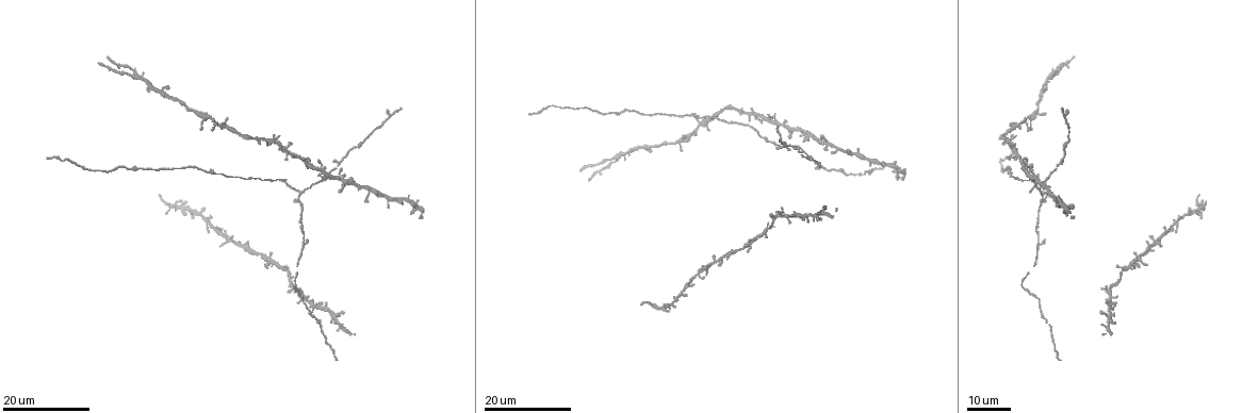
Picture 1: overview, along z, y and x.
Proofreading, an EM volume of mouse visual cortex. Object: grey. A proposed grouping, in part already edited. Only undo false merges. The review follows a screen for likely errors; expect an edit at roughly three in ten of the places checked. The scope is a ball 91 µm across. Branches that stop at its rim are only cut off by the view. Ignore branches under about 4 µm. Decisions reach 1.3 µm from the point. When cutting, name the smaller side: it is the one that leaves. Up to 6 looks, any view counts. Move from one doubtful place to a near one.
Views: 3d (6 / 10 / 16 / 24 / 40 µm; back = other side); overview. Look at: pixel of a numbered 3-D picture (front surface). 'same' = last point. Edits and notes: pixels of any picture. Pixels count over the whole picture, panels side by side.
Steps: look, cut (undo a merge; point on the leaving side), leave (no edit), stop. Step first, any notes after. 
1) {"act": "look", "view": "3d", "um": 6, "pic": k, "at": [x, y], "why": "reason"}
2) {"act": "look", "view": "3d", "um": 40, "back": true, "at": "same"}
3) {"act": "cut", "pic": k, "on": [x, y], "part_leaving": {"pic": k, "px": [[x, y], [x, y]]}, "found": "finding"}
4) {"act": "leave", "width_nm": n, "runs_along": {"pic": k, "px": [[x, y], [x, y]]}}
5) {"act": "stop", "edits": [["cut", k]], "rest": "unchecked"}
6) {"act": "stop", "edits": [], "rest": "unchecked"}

{"act": "look", "view": "3d", "um": 24, "pic": 1, "at": [301, 193], "why": "branch point"}

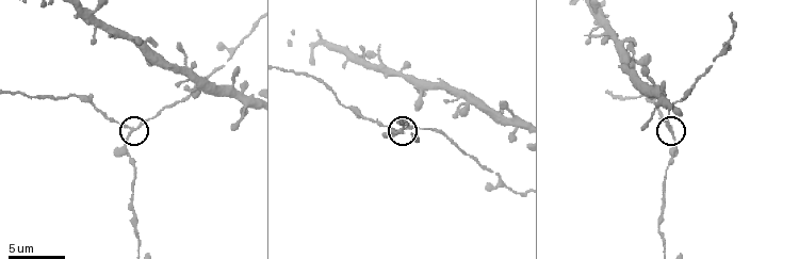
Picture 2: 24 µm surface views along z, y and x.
{"act": "look", "view": "3d", "um": 10, "pic": 2, "at": [671, 130], "why": "zoom in"}

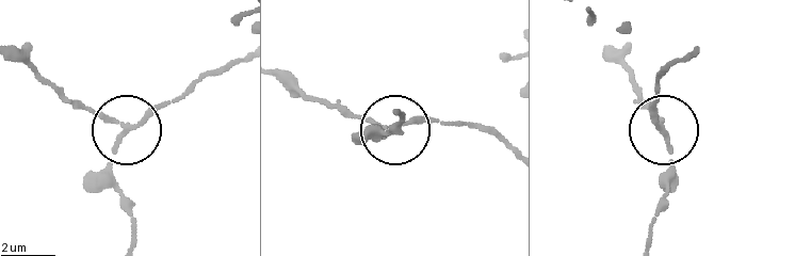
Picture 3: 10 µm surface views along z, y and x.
{"act": "leave", "width_nm": 160, "runs_along": {"pic": 3, "px": [[130, 244], [112, 169], [120, 127], [70, 101]]}, "found": "continuous, no second neuron"}

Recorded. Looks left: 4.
{"act": "look", "view": "3d", "um": 10, "pic": 2, "at": [207, 81]}

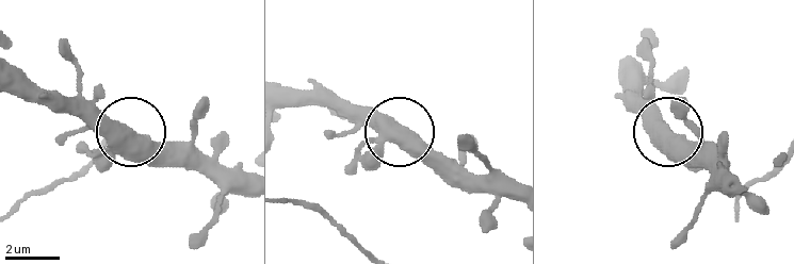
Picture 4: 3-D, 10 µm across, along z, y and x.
{"act": "leave", "found": "continuous, no second neuron"}

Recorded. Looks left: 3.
{"act": "look", "view": "3d", "um": 10, "pic": 2, "at": [445, 137], "why": "side arm on a straight run"}

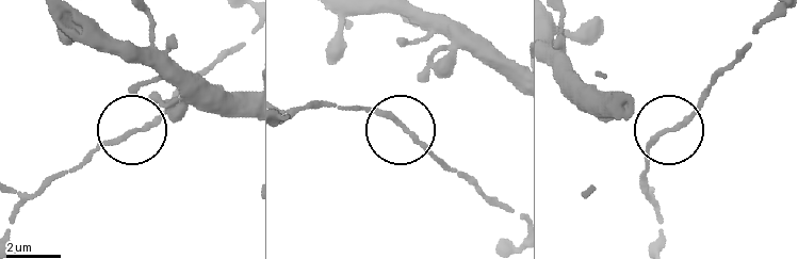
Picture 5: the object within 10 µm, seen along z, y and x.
{"act": "look", "view": "3d", "um": 10, "back": true, "pic": 5, "at": [664, 130]}

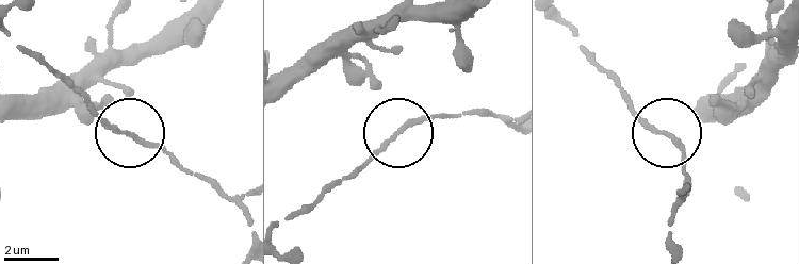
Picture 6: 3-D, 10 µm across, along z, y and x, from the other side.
{"act": "leave", "side_arm_um": 30, "arms": 3, "found": "continuous, no second neuron"}

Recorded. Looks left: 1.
{"act": "stop", "edits": [], "rest": "unchecked"}

